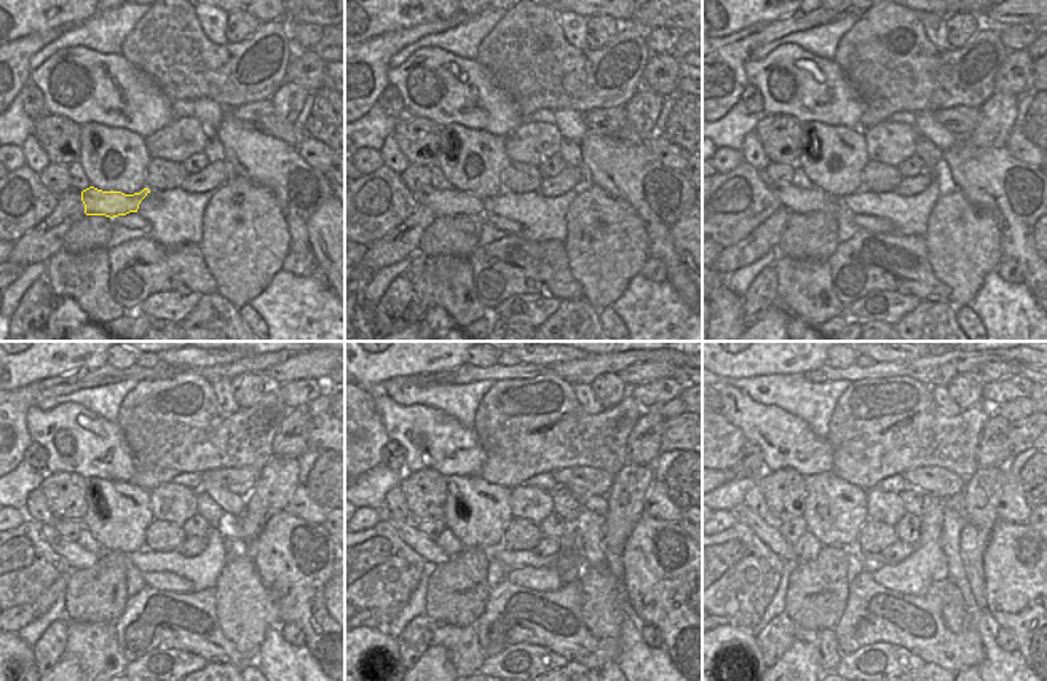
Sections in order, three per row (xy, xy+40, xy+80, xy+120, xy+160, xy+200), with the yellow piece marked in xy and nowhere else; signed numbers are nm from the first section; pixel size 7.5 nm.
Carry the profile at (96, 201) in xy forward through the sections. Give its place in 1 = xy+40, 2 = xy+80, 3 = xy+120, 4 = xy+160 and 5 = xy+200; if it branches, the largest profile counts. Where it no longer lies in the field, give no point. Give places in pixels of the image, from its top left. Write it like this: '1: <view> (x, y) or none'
1: xy+40 (452, 201)
2: xy+80 (798, 200)
3: xy+120 (77, 557)
4: xy+160 (409, 533)
5: xy+200 (768, 533)

